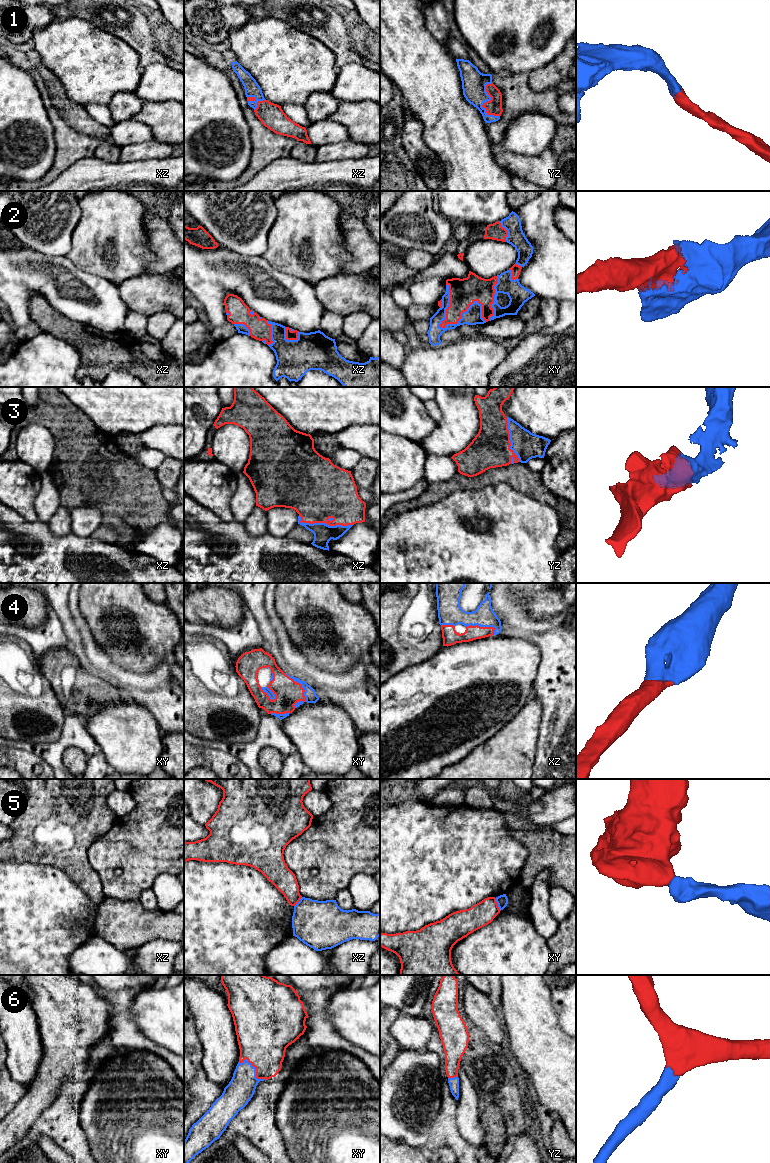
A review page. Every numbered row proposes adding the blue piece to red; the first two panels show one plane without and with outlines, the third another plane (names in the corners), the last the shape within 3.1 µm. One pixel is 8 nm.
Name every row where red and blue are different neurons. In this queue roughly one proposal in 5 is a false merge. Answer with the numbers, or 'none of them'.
5

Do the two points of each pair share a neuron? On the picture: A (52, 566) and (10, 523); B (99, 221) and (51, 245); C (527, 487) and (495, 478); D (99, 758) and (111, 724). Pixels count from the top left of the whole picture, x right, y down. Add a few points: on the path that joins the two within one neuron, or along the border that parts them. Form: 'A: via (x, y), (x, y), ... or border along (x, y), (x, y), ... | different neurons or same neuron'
A: via (41, 557), (18, 534) | same neuron
B: border along (80, 213), (67, 258) | different neurons
C: via (519, 479), (517, 477), (503, 477) | same neuron
D: border along (101, 751), (109, 765) | different neurons

